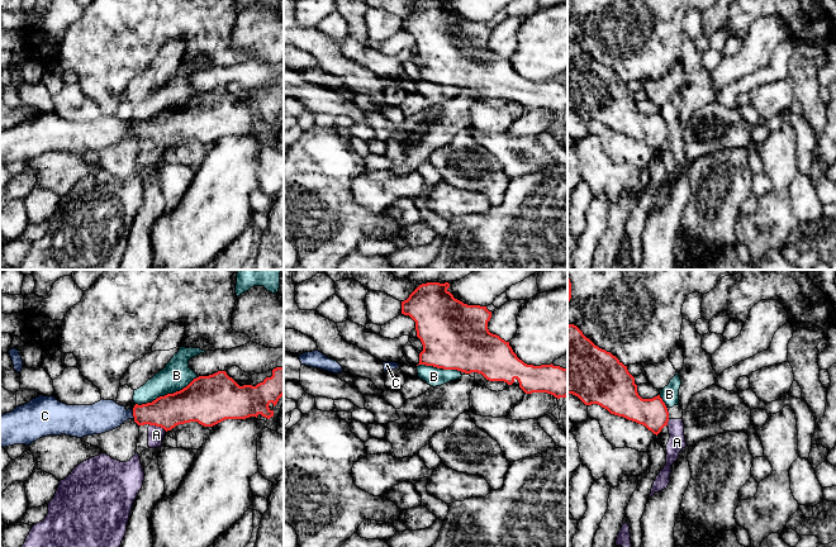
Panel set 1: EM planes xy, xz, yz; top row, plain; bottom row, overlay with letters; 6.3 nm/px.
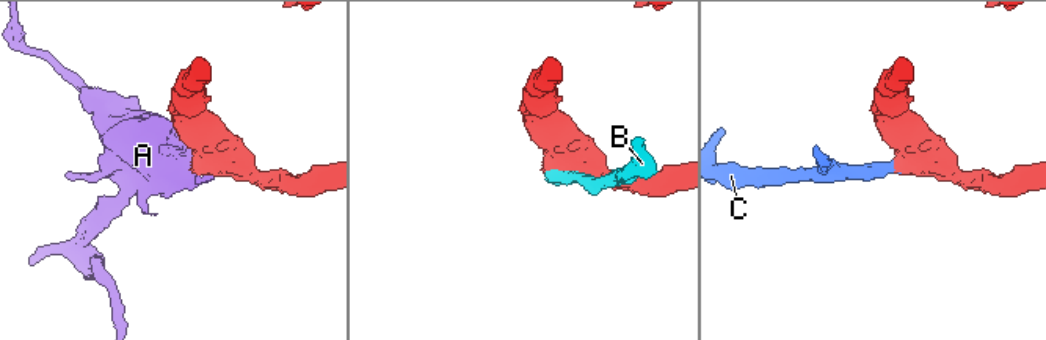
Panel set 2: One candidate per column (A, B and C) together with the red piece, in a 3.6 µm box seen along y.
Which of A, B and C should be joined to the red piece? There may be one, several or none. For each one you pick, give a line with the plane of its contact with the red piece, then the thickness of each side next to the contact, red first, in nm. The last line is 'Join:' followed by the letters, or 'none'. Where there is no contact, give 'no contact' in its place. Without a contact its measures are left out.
C: contact in xy; calibres 200 and 200 nm
Join: C

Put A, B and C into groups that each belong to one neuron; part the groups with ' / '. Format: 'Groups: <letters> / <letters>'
Groups: A B / C

